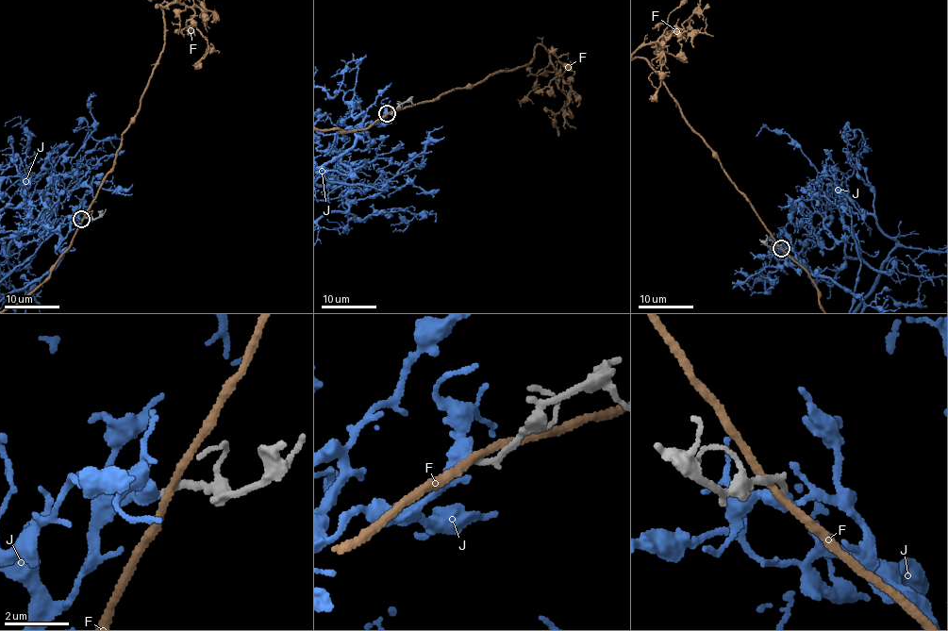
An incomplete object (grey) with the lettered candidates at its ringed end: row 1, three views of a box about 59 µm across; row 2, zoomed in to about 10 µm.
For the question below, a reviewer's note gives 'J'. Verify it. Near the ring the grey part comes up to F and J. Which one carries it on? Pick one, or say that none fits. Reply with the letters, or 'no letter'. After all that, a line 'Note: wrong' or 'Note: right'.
J
Note: right

